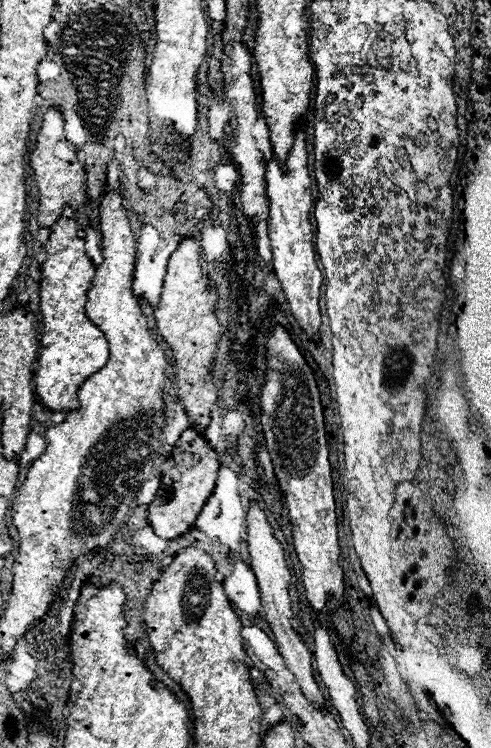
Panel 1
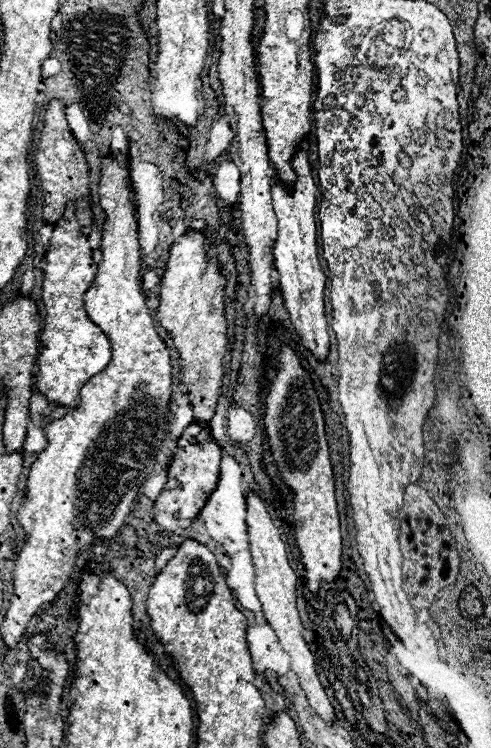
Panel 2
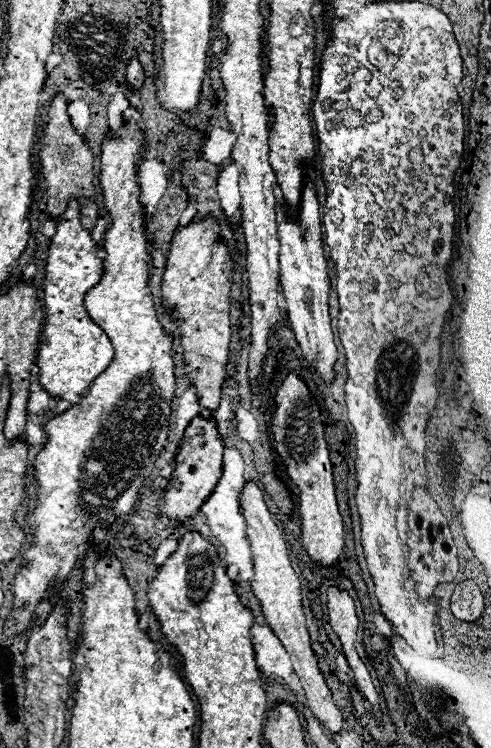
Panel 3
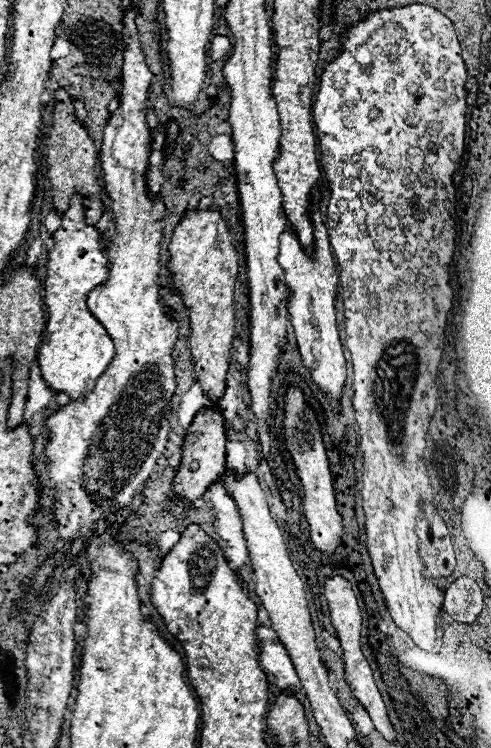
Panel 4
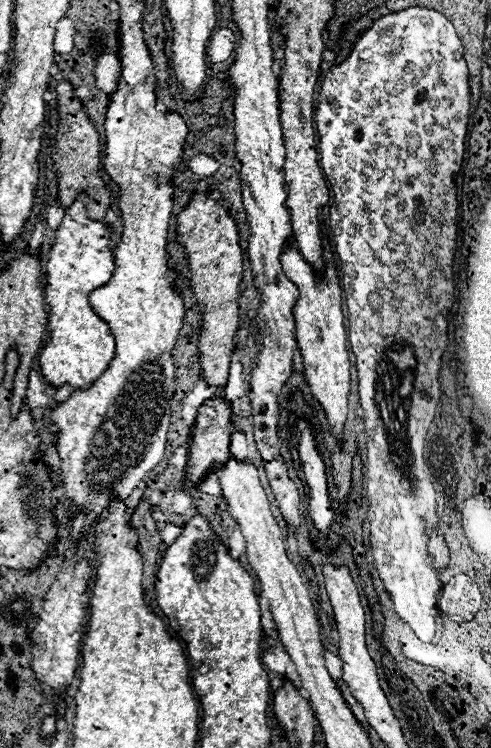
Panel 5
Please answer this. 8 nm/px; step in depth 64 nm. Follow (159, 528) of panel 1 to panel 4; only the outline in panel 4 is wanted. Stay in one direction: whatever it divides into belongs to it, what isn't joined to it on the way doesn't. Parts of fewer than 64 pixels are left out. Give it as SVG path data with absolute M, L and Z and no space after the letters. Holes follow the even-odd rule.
M212 406L202 408L196 416L192 426L188 428L184 446L182 446L182 464L174 478L174 494L184 496L190 504L196 502L212 480L222 476L226 470L226 428L224 428L224 414Z

